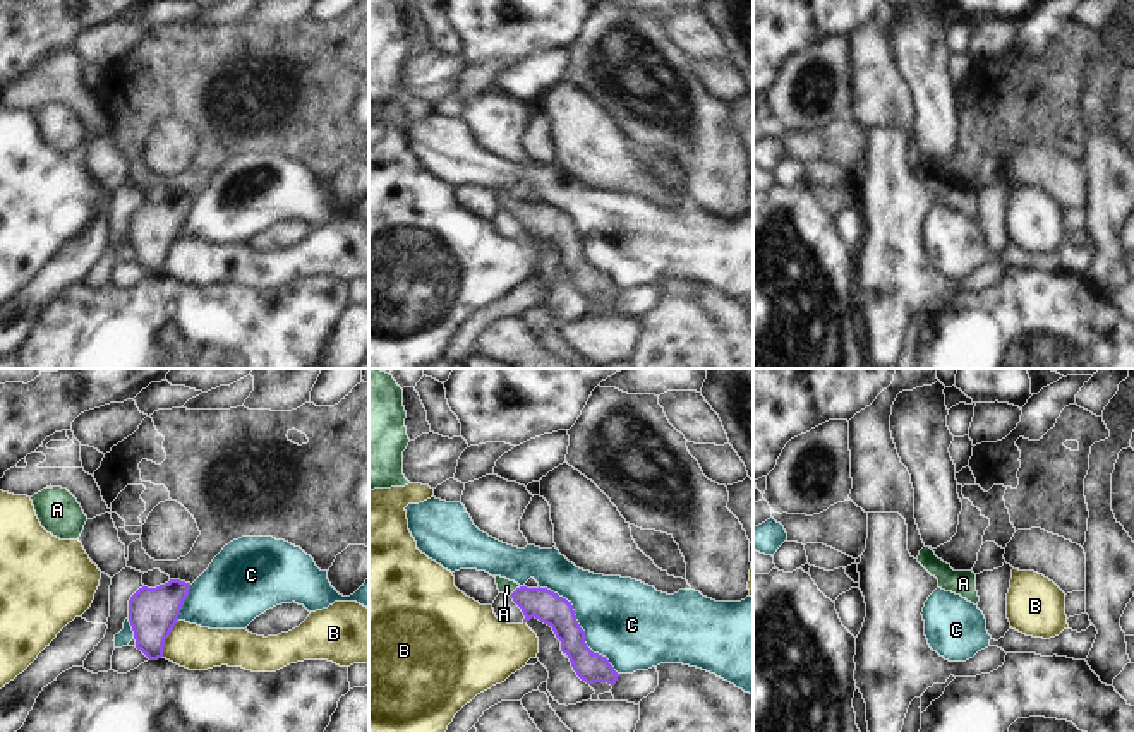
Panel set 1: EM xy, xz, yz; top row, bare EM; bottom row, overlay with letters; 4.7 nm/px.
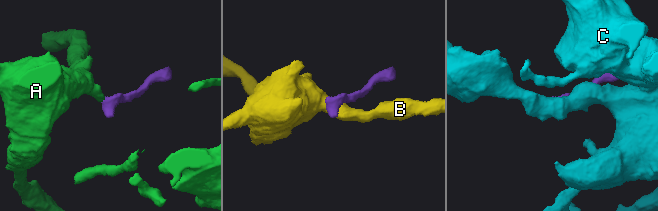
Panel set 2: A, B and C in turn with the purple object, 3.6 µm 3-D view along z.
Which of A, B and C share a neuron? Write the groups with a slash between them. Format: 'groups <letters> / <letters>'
groups A / B / C

